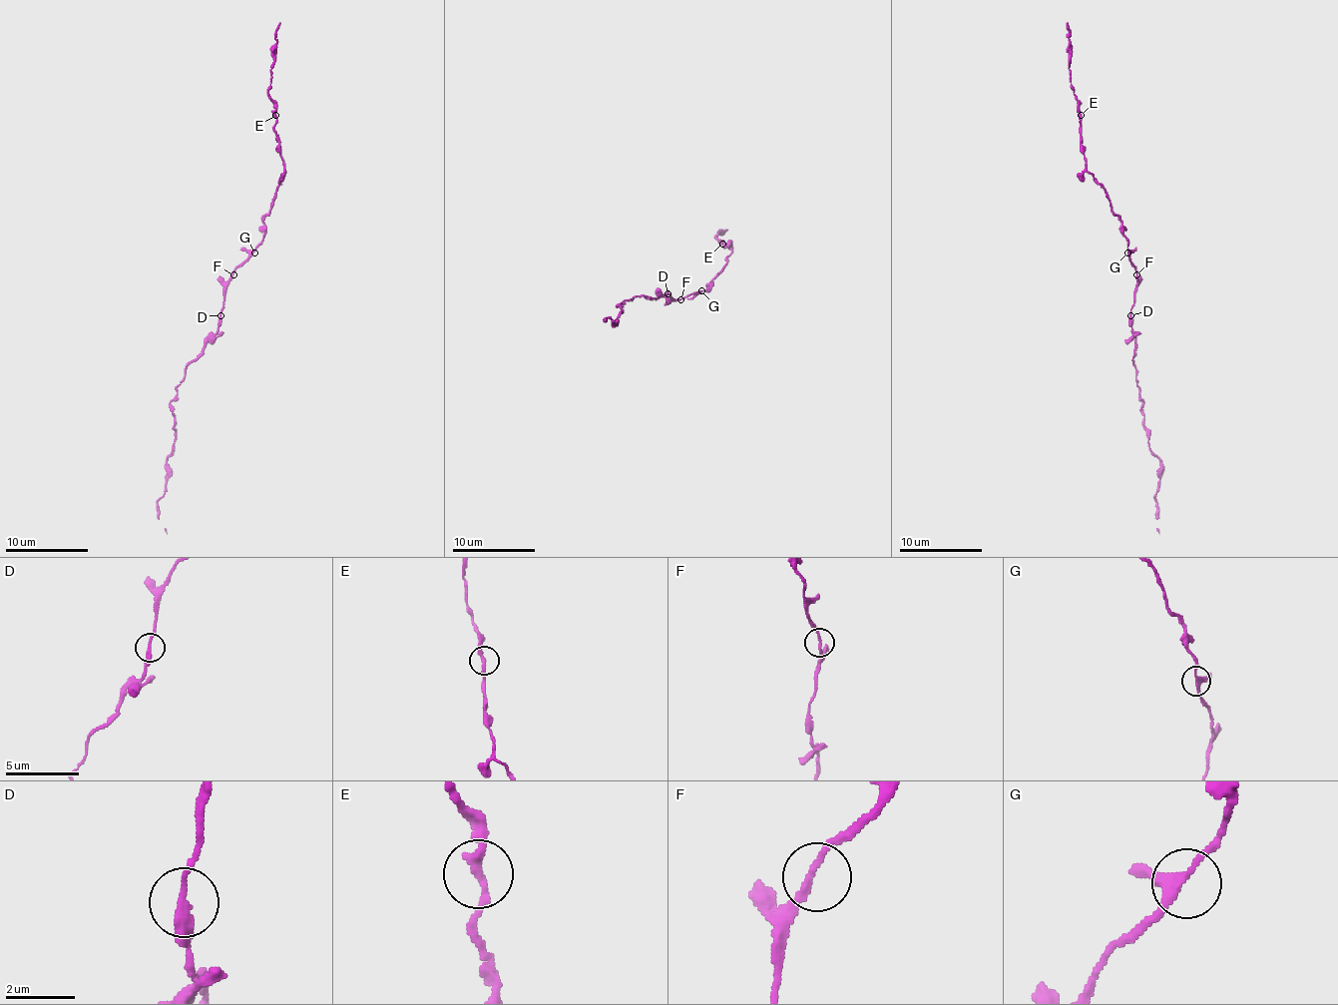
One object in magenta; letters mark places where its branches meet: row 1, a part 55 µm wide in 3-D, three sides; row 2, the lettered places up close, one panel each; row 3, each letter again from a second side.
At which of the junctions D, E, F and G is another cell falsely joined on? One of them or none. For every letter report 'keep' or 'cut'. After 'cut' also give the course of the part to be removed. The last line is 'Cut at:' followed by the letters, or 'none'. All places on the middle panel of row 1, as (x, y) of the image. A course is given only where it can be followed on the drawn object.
D: keep
E: keep
F: keep
G: keep
Cut at: none

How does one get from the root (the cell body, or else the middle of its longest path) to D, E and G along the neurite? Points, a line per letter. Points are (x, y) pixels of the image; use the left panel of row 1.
D: (231, 274), (222, 316)
E: (231, 274), (262, 240), (262, 217), (270, 209), (279, 178), (283, 174), (275, 115)
G: (231, 274), (254, 252)

